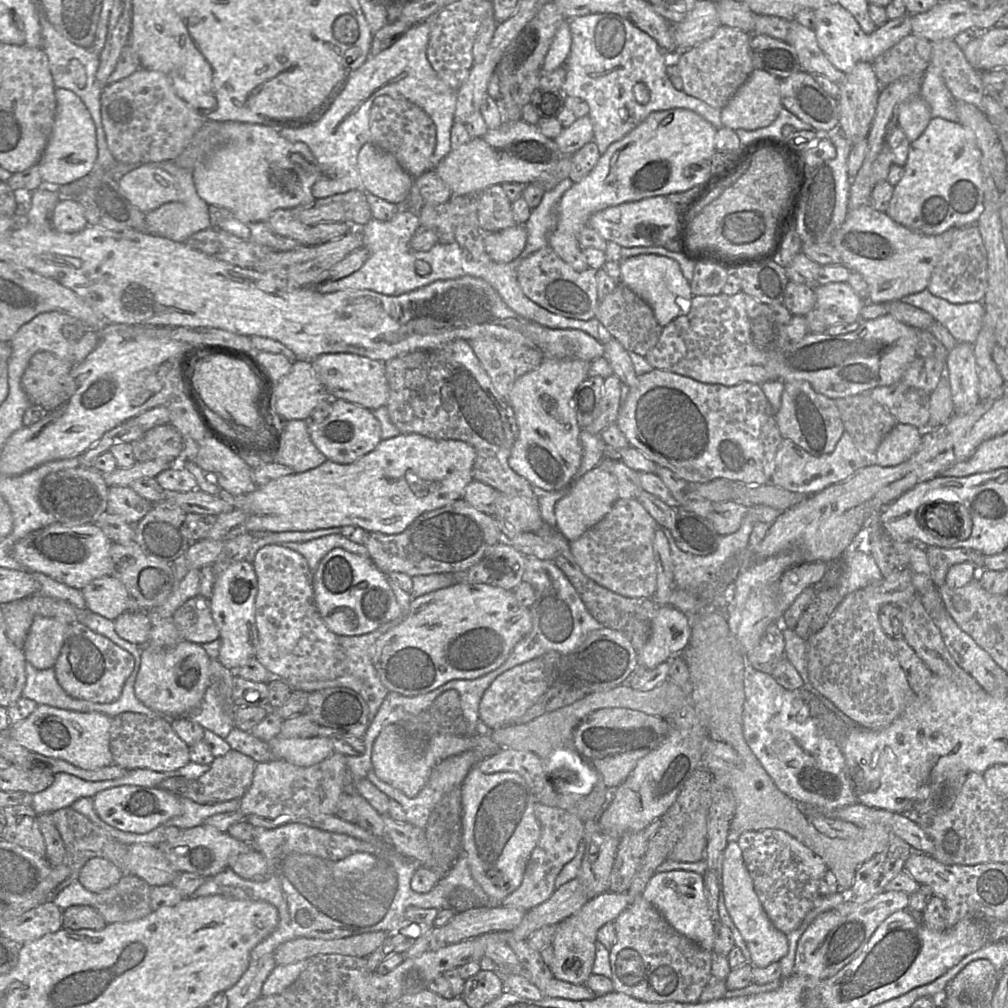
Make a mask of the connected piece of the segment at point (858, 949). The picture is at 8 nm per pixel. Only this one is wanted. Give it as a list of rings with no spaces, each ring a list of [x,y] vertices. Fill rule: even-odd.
[[[885,890],[867,902],[845,900],[835,909],[821,913],[798,941],[794,973],[816,980],[833,976],[862,952],[876,928],[888,916],[908,909],[909,899],[906,892]]]

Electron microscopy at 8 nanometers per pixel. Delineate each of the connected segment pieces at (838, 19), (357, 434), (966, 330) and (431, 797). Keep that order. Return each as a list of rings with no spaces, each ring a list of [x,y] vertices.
[[[837,2],[819,8],[814,12],[816,23],[814,33],[819,48],[830,63],[844,74],[850,73],[860,62],[874,63],[883,53],[911,34],[910,14],[888,20],[872,33],[864,33],[855,18]]]
[[[332,399],[332,410],[322,422],[308,421],[308,432],[317,449],[330,461],[350,464],[374,450],[382,440],[381,427],[373,412],[344,399]]]
[[[928,289],[904,296],[901,302],[931,314],[957,342],[974,344],[986,313],[983,301],[954,304],[934,296]]]
[[[467,750],[460,754],[450,756],[445,760],[438,763],[434,769],[431,771],[429,779],[426,785],[421,789],[421,791],[415,797],[408,797],[400,790],[392,787],[380,780],[373,769],[368,772],[367,778],[383,793],[385,793],[390,799],[399,802],[407,816],[407,823],[415,825],[419,828],[425,829],[429,817],[435,808],[435,806],[456,787],[460,787],[464,778],[466,777],[470,768],[478,761],[478,755],[475,754],[473,750]]]

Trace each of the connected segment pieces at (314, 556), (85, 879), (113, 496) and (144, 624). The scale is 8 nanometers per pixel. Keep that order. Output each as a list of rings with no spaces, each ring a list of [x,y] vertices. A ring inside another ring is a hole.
[[[341,534],[323,536],[307,542],[282,542],[280,545],[301,554],[306,559],[313,574],[316,572],[323,557],[334,548],[342,548],[364,557],[369,556],[368,550],[364,545],[354,543]]]
[[[95,857],[86,862],[77,880],[86,890],[97,894],[117,884],[122,875],[112,862]]]
[[[112,486],[107,498],[107,512],[122,516],[136,525],[153,507],[153,503],[137,494],[130,486]]]
[[[130,610],[115,619],[117,634],[139,646],[144,646],[150,635],[151,622],[148,613],[139,610]]]

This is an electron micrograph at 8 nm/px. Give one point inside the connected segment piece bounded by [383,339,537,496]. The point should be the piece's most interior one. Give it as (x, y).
(444, 393)

